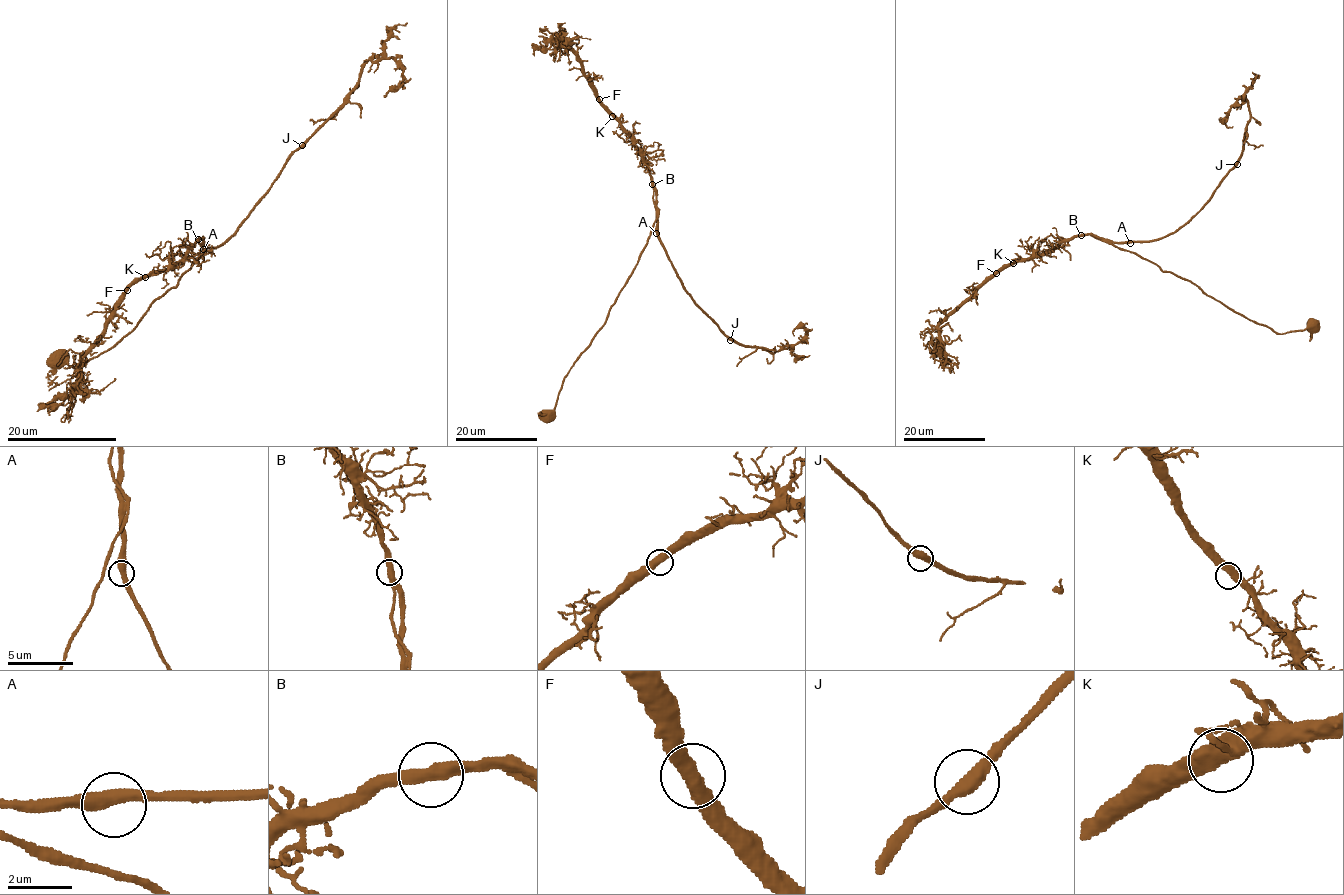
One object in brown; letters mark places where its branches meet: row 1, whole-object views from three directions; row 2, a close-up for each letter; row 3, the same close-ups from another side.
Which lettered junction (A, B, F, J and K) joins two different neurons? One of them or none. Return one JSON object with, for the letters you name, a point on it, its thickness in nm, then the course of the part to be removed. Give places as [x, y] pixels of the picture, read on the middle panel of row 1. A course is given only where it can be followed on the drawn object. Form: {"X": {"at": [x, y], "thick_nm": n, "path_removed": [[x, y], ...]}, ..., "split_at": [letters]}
{"split_at": []}

